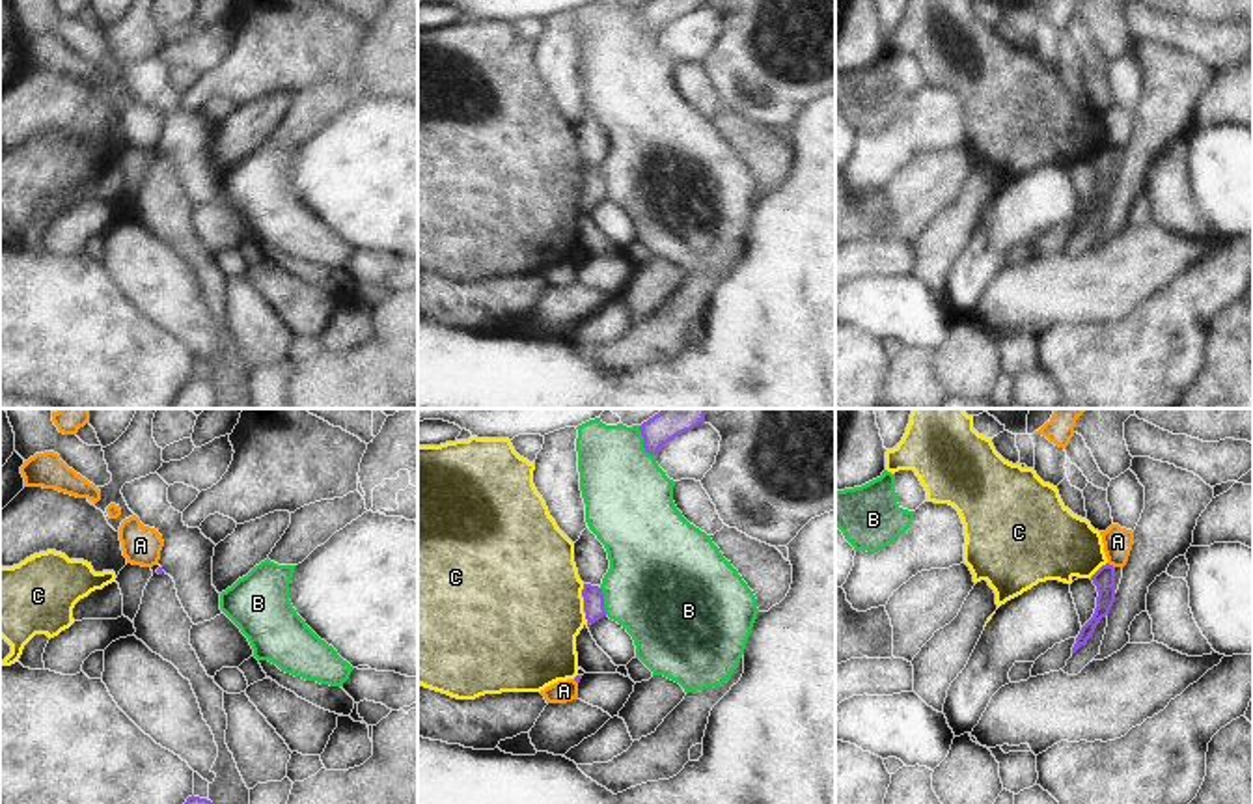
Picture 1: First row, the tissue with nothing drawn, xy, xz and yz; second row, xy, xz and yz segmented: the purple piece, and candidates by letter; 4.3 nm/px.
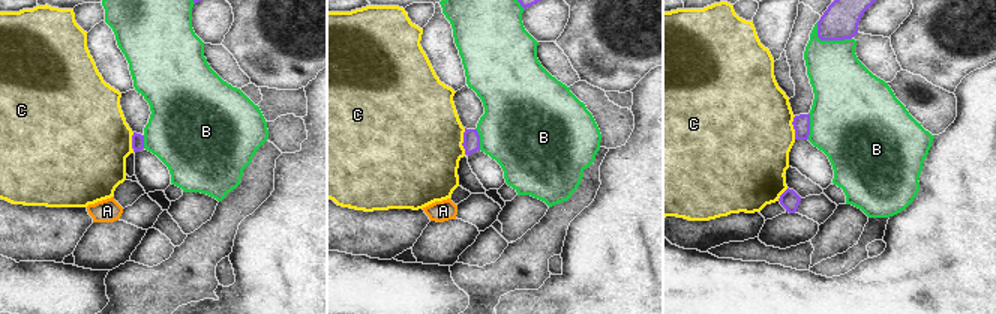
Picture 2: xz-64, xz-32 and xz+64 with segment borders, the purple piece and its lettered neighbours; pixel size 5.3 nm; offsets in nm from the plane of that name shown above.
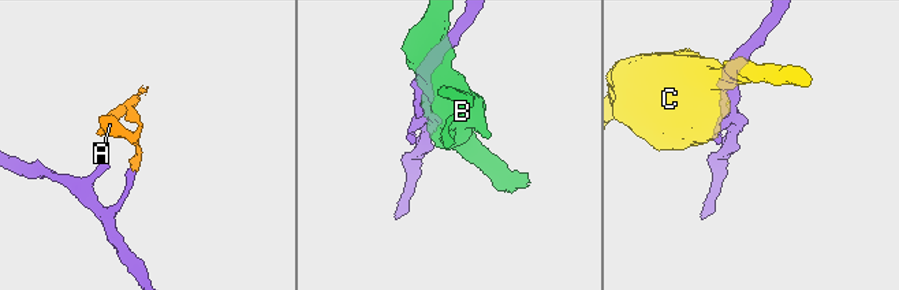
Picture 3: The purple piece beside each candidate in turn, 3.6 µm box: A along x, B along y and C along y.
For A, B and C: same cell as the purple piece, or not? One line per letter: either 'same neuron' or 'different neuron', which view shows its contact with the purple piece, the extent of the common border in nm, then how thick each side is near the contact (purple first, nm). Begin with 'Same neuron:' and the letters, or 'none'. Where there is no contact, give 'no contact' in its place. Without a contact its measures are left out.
Same neuron: none
A: different neuron; contact in yz; length 40 nm; calibres 100 and 130 nm
B: different neuron; contact in xz; length 150 nm; calibres 130 and 380 nm
C: different neuron; contact in xz; length 170 nm; calibres 100 and 500 nm

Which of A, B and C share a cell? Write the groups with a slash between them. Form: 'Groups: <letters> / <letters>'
Groups: A / B / C.

